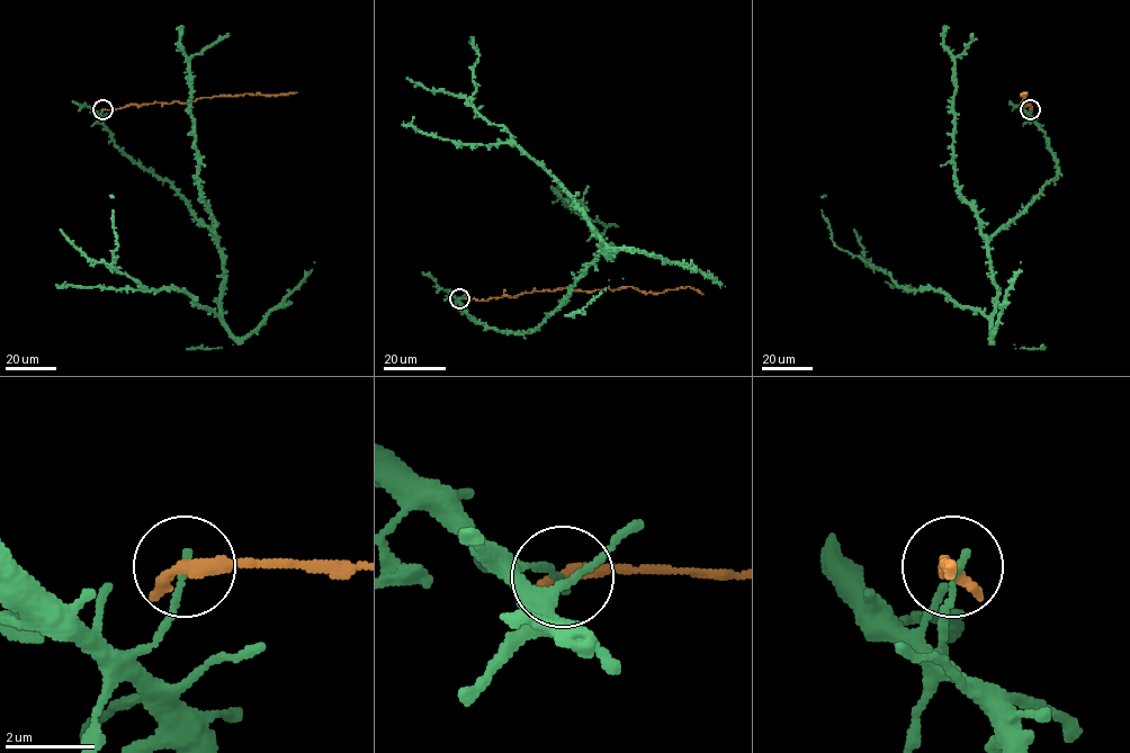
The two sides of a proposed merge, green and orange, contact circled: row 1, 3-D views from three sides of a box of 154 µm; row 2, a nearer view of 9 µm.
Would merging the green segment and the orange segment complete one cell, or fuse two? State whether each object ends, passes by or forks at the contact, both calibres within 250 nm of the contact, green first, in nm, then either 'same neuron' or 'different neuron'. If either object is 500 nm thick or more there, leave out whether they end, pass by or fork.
green ends; orange ends; calibres 160 and 420 nm; different neuron

